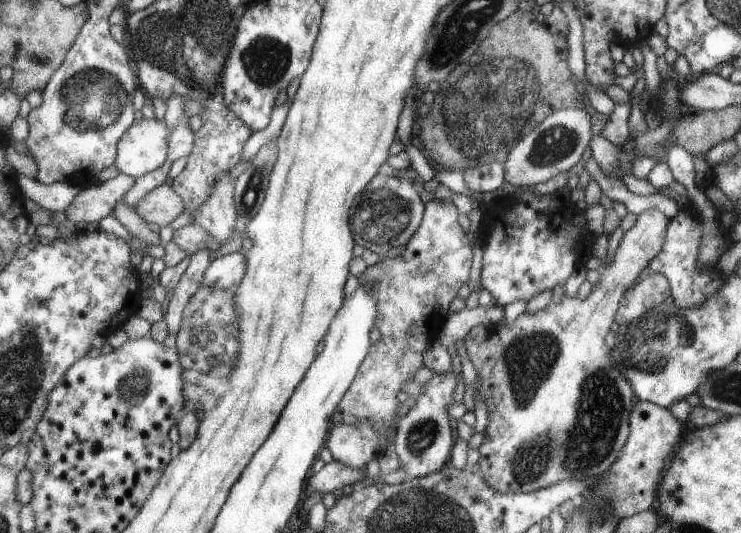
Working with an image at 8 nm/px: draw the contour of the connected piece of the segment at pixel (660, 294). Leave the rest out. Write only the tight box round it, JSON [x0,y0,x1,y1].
[615,274,670,324]

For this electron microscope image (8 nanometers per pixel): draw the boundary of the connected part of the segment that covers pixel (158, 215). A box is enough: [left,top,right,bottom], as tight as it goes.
[135,183,185,228]

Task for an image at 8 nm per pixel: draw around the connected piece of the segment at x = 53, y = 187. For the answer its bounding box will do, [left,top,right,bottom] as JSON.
[18,175,84,213]

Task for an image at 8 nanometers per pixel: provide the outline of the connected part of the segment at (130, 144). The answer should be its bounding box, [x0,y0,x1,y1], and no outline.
[114,117,170,179]

